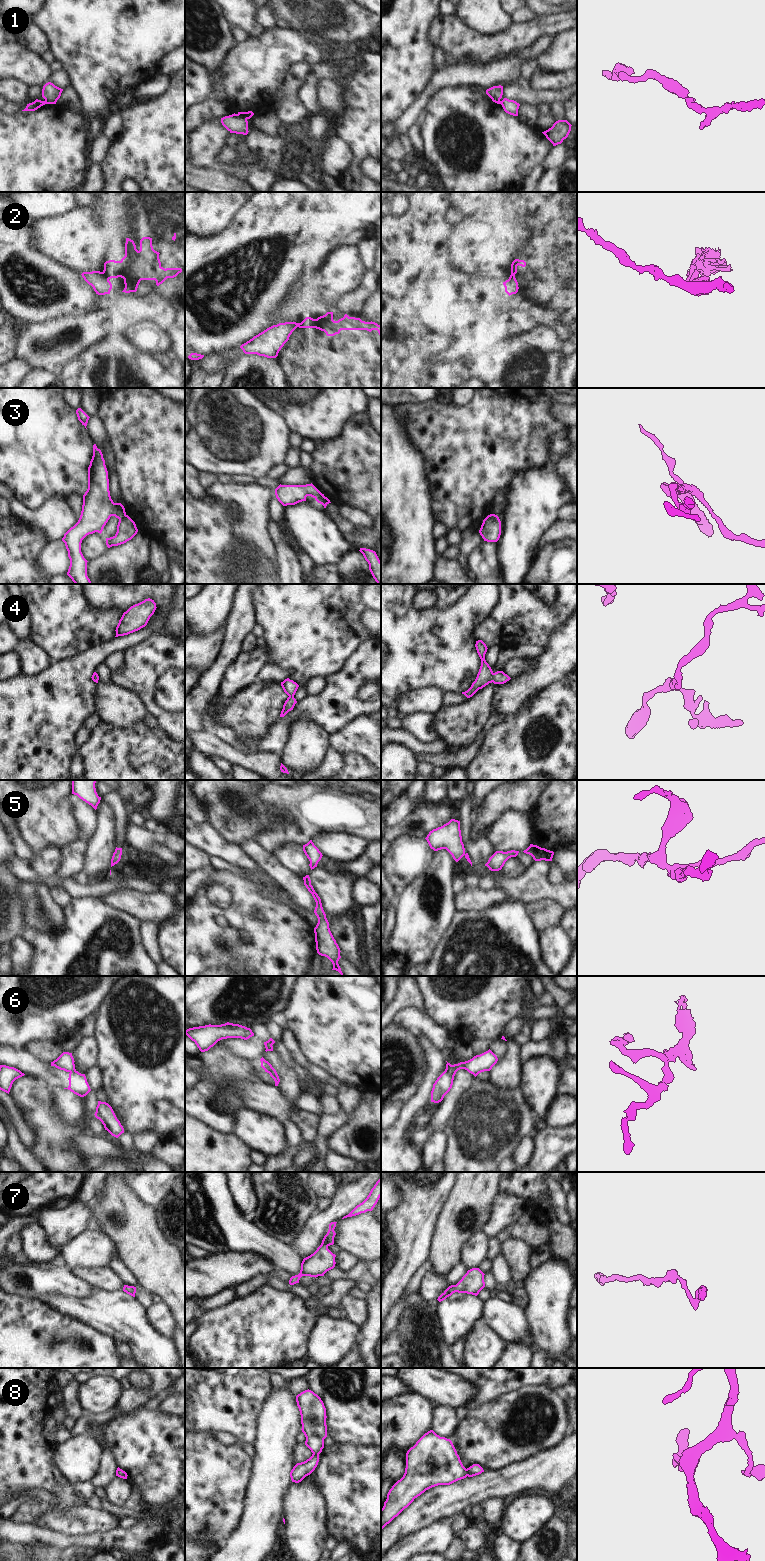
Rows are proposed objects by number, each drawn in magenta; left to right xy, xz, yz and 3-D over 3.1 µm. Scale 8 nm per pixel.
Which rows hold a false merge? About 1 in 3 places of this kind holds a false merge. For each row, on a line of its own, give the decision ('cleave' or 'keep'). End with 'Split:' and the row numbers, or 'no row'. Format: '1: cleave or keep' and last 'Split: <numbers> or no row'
1: cleave
2: cleave
3: cleave
4: keep
5: keep
6: cleave
7: keep
8: keep
Split: 1, 2, 3, 6

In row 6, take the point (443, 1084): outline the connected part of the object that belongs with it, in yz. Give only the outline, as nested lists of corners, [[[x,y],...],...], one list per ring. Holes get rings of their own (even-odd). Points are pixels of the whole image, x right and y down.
[[[444,1071],[433,1084],[431,1091],[431,1102],[439,1103],[450,1091],[453,1085],[454,1076]]]

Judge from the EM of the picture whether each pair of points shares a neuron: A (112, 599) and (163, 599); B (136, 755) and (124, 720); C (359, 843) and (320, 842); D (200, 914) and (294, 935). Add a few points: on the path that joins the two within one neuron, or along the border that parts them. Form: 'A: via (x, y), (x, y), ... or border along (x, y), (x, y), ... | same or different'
A: via (125, 596), (131, 594), (150, 594) | same
B: border along (142, 721), (128, 728), (119, 728), (104, 722) | different
C: via (349, 843), (330, 843) | same
D: via (223, 913), (235, 914), (262, 934), (271, 935) | same

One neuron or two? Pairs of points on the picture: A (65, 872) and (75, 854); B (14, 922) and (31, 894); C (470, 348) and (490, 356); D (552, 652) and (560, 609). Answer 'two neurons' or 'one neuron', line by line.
A: one neuron
B: two neurons
C: two neurons
D: two neurons

